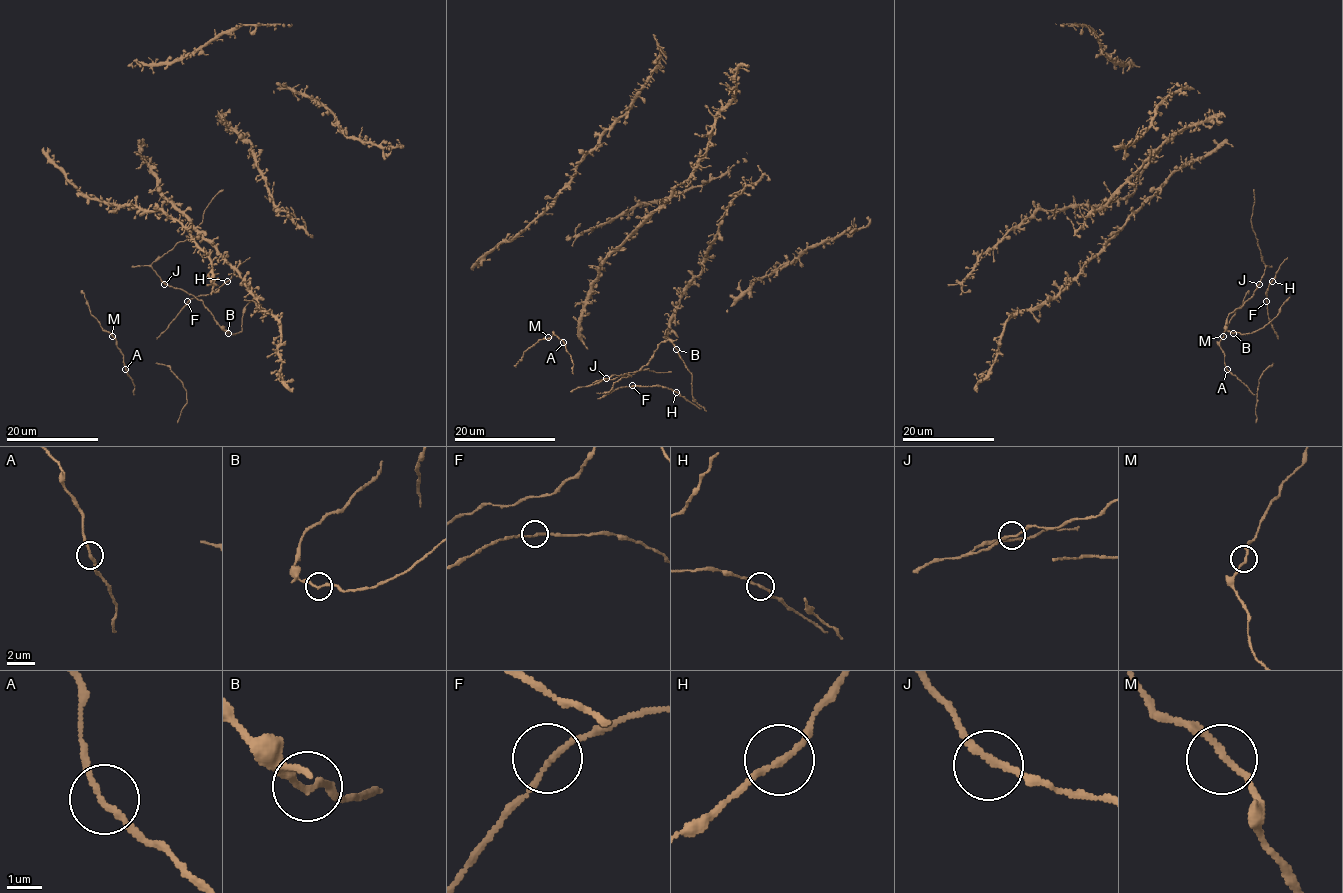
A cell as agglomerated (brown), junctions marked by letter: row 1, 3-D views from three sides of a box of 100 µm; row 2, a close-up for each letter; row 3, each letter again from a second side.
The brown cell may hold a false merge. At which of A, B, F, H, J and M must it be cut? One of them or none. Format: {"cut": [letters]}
{"cut": []}

